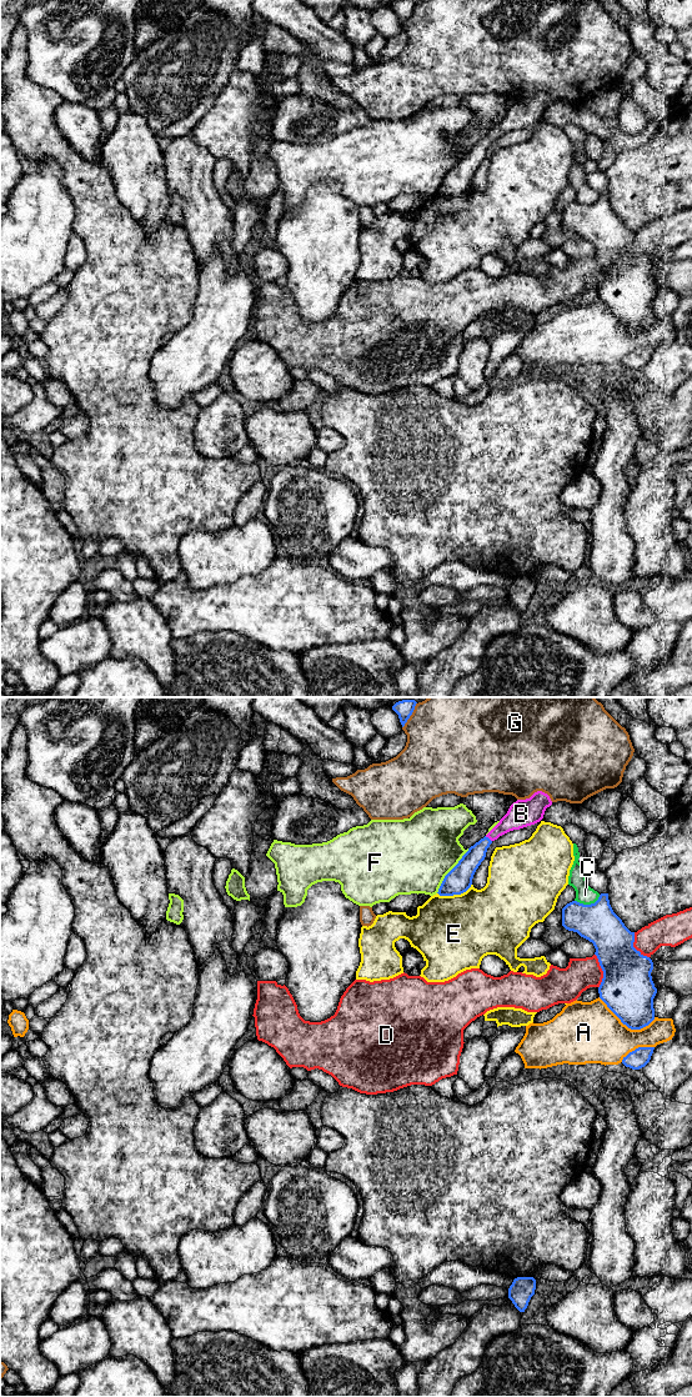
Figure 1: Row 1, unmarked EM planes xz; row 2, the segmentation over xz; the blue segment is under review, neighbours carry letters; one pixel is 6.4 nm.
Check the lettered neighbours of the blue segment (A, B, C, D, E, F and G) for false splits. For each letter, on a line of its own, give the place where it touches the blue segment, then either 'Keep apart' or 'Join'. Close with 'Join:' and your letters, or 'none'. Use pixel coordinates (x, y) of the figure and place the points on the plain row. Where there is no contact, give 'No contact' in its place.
A: Touches blue at xz (626, 325). Keep apart
B: Touches blue at xz (489, 139). Join
C: Touches blue at xz (587, 205). Keep apart
D: Touches blue at xz (602, 270). Keep apart
E: Touches blue at xz (455, 194). Keep apart
F: Touches blue at xz (450, 171). Keep apart
G: Touches blue at xz (411, 14). Keep apart
Join: B

